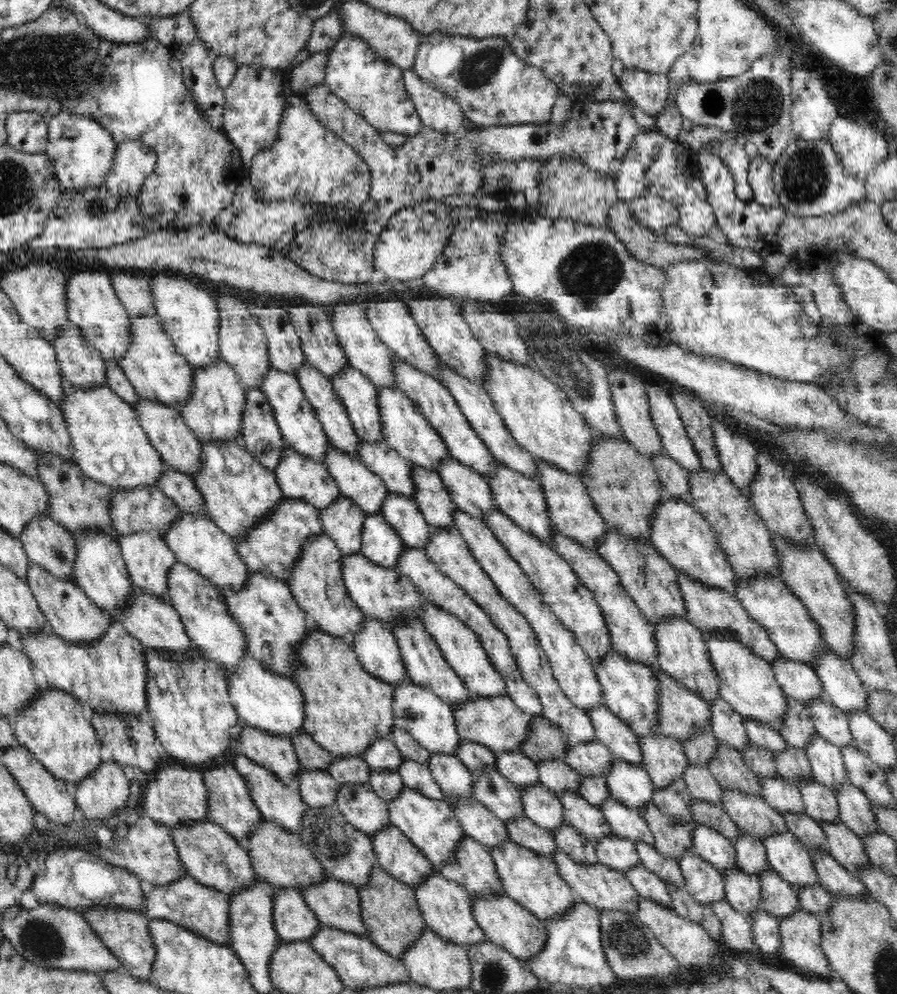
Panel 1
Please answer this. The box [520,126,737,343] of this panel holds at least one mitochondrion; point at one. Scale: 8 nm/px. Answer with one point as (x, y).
(594, 268)

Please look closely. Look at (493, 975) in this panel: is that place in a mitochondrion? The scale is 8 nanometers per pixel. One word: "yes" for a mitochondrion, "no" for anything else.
yes

